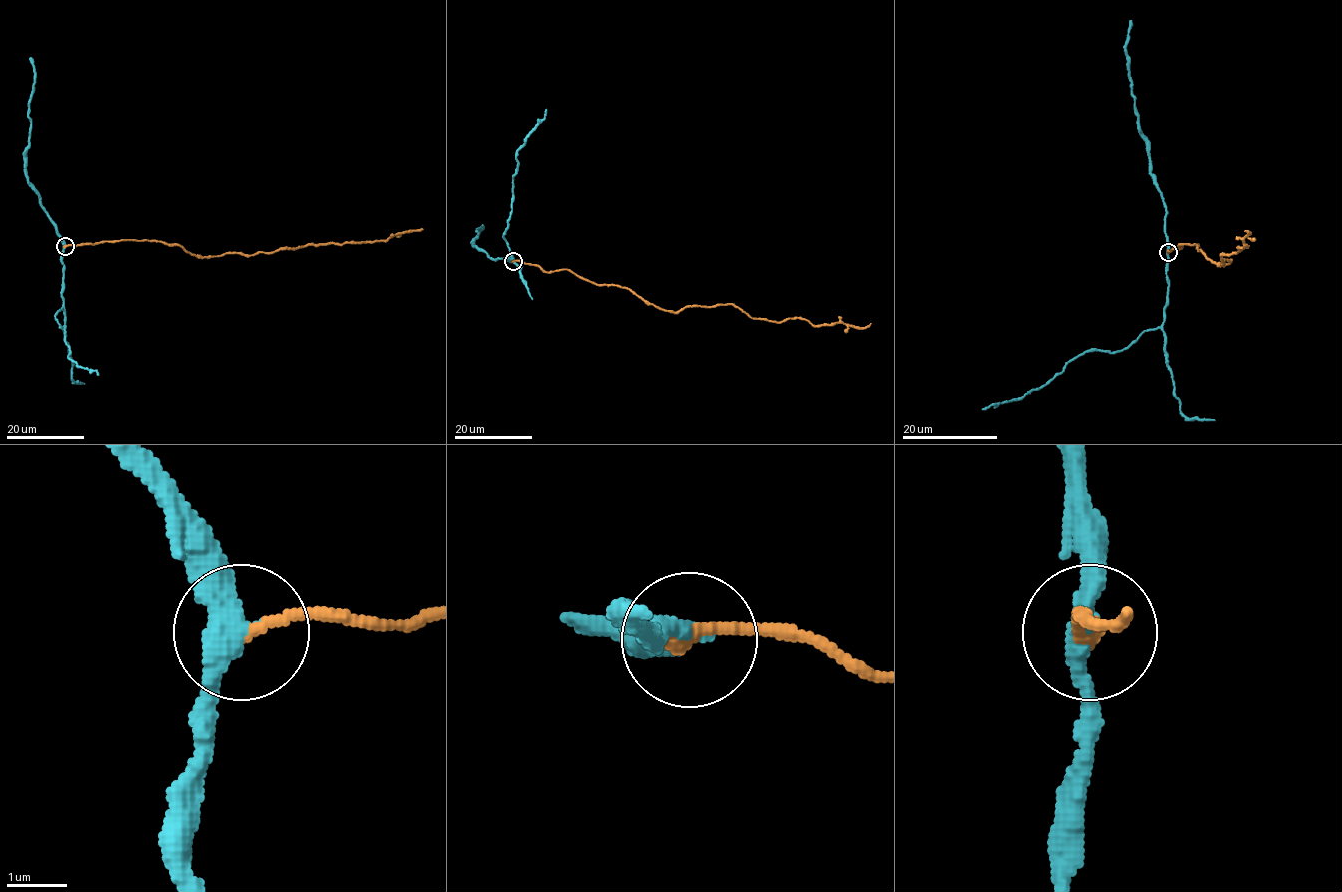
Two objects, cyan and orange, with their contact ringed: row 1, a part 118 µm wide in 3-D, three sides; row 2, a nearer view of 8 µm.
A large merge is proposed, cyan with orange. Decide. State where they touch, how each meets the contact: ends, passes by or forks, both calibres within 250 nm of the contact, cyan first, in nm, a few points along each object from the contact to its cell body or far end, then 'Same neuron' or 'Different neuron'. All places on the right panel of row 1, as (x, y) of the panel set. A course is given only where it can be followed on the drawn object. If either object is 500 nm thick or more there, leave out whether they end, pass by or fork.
Place: (1168, 252). At the ring cyan passes by. At the ring orange ends. Thickness 400 nm (cyan) against 320 nm. Course of cyan: (1168, 251), (1167, 305), (1160, 326), (1146, 330), (1121, 350), (1084, 351), (1052, 379), (1022, 396), (982, 410). Course of orange: (1168, 251), (1197, 245), (1216, 264), (1228, 264), (1221, 255), (1247, 245), (1245, 231). Same neuron

